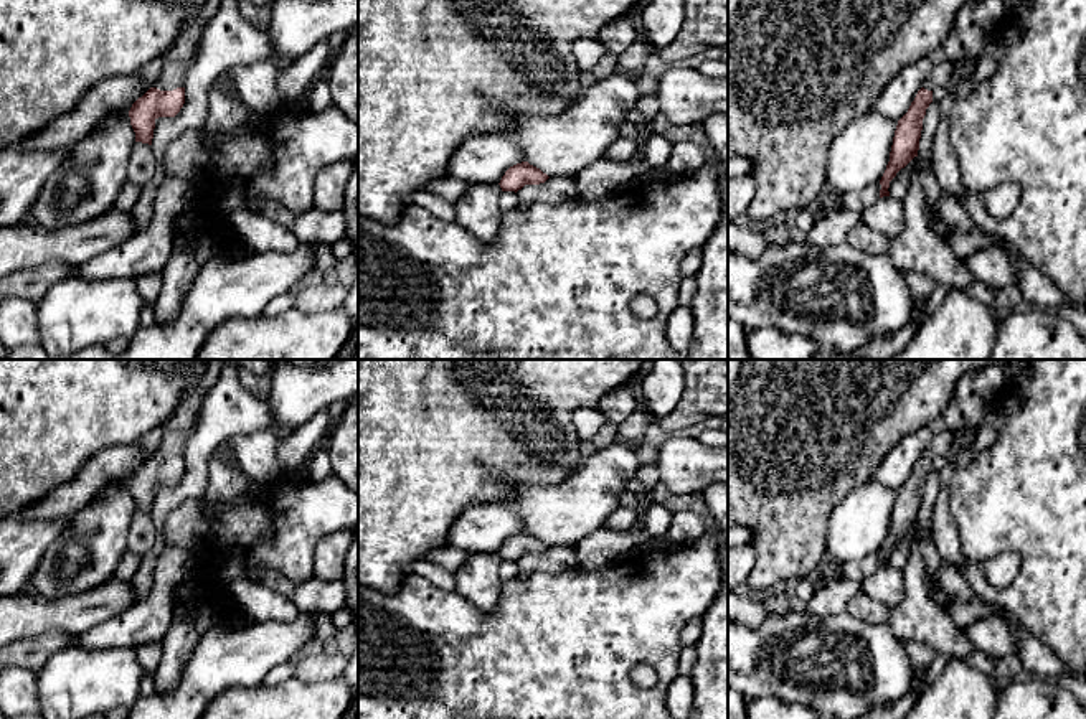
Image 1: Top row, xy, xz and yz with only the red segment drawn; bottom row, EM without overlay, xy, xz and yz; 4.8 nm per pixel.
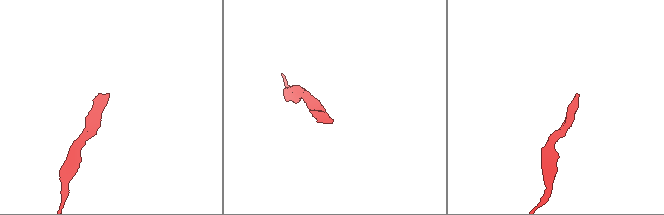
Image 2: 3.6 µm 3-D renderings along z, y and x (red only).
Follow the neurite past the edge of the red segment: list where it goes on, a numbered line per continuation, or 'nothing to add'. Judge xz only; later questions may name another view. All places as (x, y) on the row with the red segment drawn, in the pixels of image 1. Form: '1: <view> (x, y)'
nothing to add

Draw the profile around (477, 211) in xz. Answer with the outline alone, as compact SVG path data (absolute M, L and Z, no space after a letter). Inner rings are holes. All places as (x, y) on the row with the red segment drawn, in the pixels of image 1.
M470 185L456 201L456 223L480 242L495 242L502 224L500 185Z

